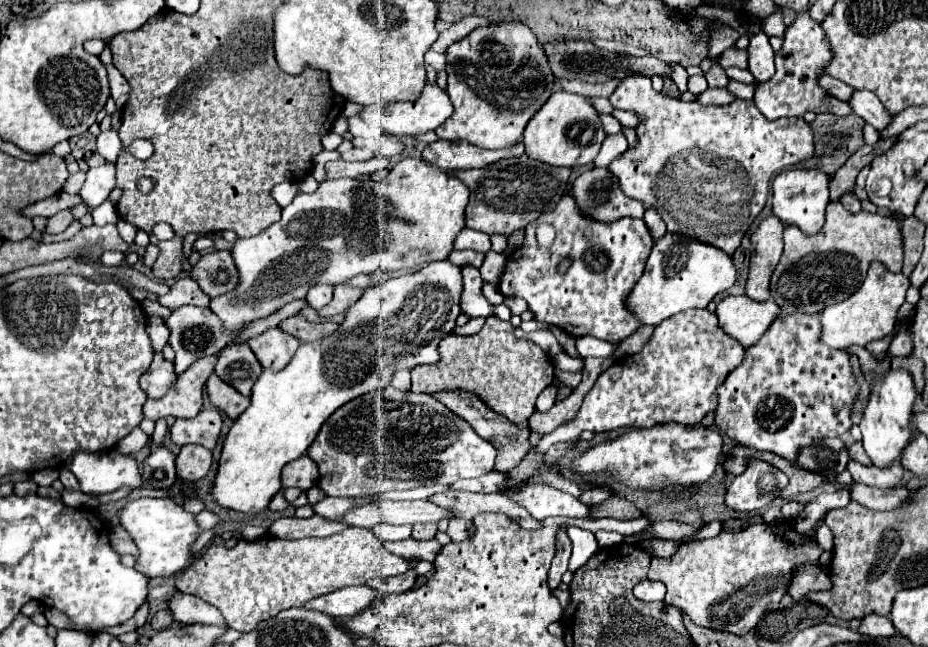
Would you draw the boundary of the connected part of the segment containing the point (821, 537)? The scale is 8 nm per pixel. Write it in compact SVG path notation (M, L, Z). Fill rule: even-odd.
M823 524L823 526L817 530L817 542L821 544L823 550L833 550L833 532L829 530L827 524Z

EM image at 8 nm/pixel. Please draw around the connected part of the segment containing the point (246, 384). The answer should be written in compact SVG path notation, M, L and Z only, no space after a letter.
M233 344L217 354L215 374L243 396L251 396L251 386L261 374L261 364L247 344Z

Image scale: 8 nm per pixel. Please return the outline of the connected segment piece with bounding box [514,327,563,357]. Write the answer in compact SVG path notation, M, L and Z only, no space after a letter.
M517 327L514 330L514 335L534 342L551 357L563 351L562 346L550 331L539 330L536 332L526 333L521 330L521 328Z

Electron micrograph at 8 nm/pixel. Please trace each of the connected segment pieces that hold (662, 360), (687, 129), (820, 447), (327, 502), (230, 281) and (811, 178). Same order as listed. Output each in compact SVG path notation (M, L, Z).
M707 308L701 312L681 312L655 326L641 352L617 360L609 366L589 390L573 422L541 438L539 450L549 450L555 442L577 440L583 430L611 432L617 428L651 428L665 420L695 424L709 410L717 408L717 386L735 370L745 356L745 348L725 334L717 316Z
M641 74L627 76L609 100L613 108L629 110L639 116L639 124L635 128L637 146L629 146L609 164L609 170L619 178L625 196L639 200L645 208L655 208L667 224L667 232L687 234L689 238L715 246L729 256L733 256L739 248L745 230L763 210L771 176L813 156L813 132L803 118L781 118L771 122L757 110L753 100L735 100L727 106L683 102L655 92L651 88L651 80Z
M841 438L819 440L813 446L801 448L797 454L799 468L831 478L841 474L847 468L847 462L849 462L849 452Z
M323 498L321 502L313 504L313 512L327 520L339 520L355 506L357 502L353 498Z
M217 250L201 256L199 264L191 270L191 278L195 278L201 290L205 290L205 294L211 298L227 294L239 284L237 266L231 252L227 250Z
M785 170L773 180L773 214L783 224L793 224L805 234L821 230L825 224L825 208L829 204L831 176L823 170Z

